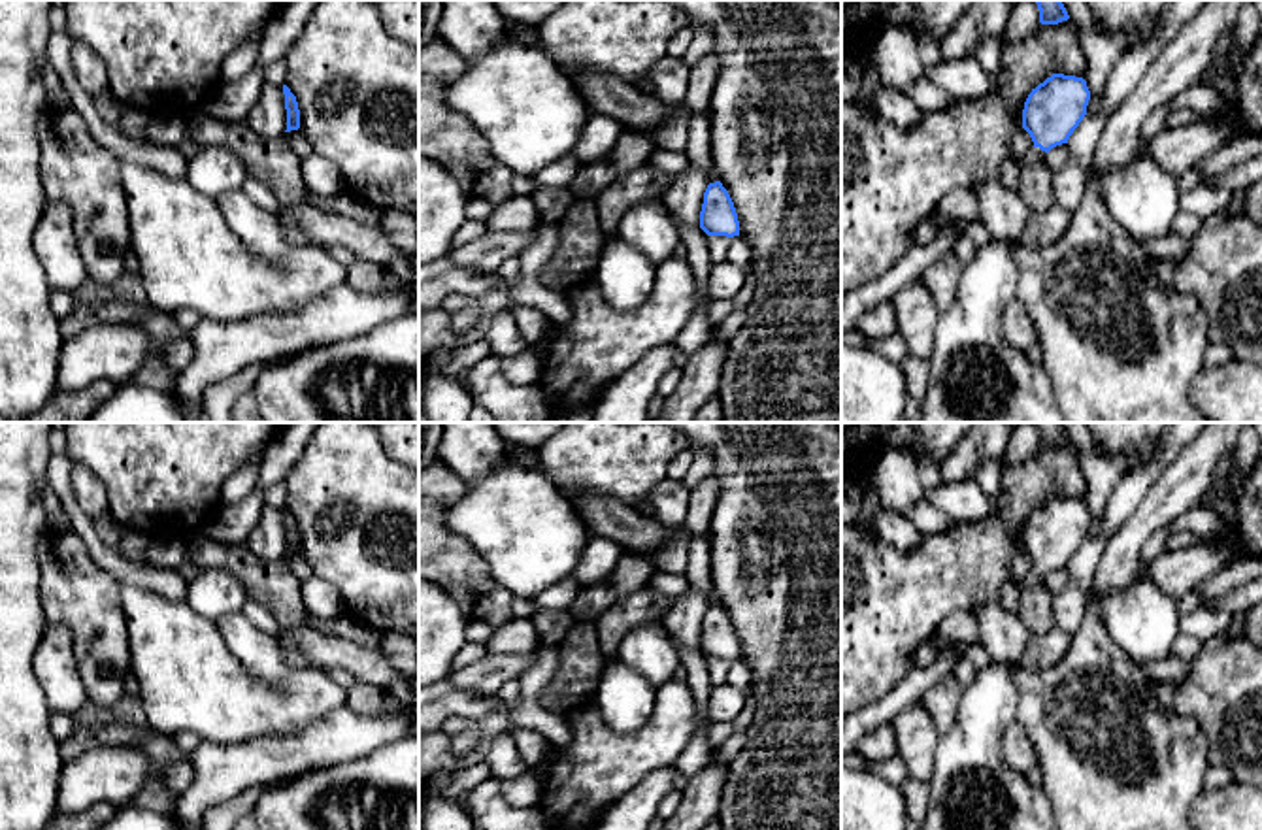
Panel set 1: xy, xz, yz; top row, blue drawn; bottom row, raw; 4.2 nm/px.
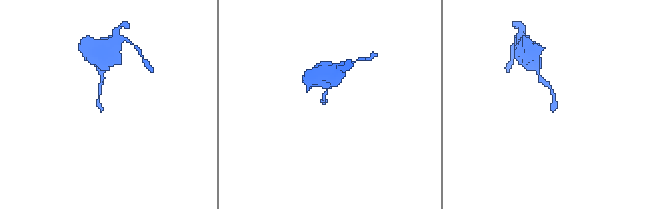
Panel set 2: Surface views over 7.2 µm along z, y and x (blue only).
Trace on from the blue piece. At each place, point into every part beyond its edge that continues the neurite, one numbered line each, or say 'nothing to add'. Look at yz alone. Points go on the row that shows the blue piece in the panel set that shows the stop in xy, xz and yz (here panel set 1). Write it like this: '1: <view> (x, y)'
1: yz (1034, 187)

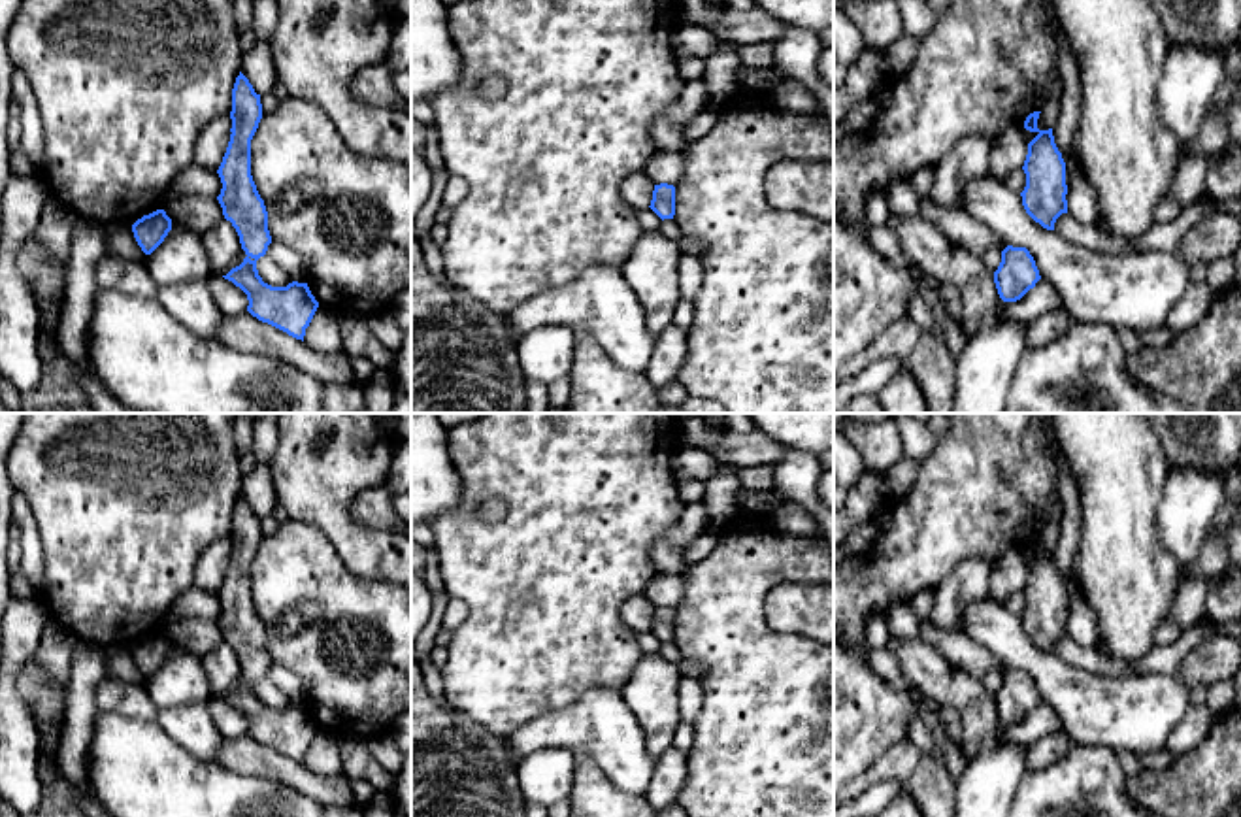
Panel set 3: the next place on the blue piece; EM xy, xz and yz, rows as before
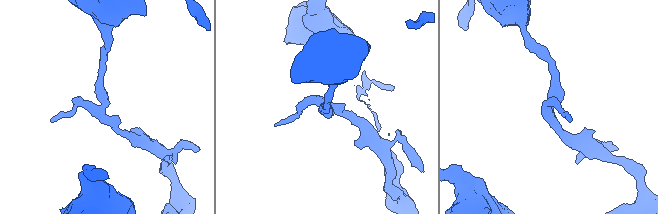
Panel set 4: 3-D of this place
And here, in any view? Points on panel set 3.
nothing to add

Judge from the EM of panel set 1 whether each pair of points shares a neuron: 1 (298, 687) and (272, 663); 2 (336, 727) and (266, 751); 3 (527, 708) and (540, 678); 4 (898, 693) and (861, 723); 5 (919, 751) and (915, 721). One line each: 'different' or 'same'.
1: different
2: same
3: same
4: same
5: same

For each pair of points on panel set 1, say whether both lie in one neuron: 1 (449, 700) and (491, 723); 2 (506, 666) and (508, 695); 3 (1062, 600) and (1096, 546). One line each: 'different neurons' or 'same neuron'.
1: same neuron
2: different neurons
3: same neuron

